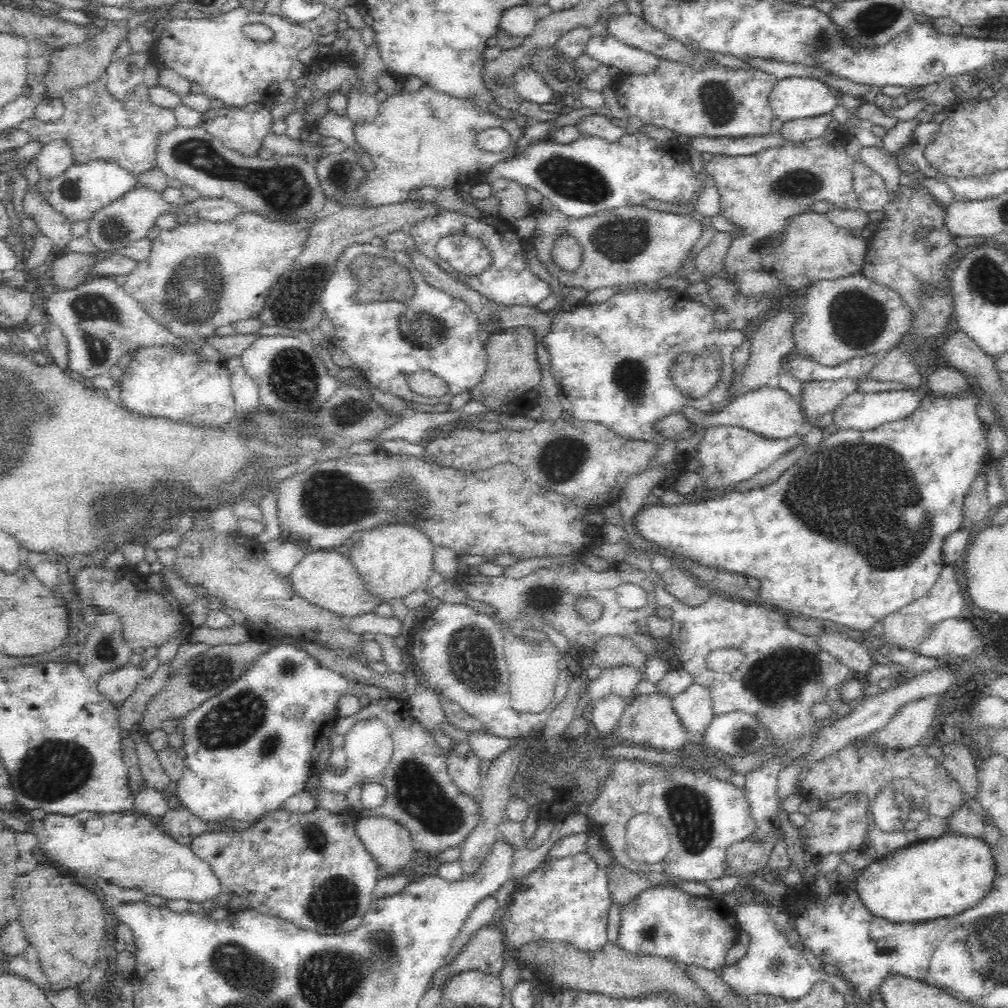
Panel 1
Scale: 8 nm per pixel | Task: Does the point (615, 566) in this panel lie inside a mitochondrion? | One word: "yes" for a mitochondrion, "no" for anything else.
no

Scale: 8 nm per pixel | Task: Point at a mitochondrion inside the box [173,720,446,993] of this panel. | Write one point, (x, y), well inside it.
(338, 900)

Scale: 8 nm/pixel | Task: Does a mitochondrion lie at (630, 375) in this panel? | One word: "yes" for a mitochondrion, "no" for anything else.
yes

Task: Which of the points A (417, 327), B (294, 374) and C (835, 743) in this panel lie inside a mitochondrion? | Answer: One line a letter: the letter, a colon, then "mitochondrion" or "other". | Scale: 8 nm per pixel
A: mitochondrion
B: mitochondrion
C: other

